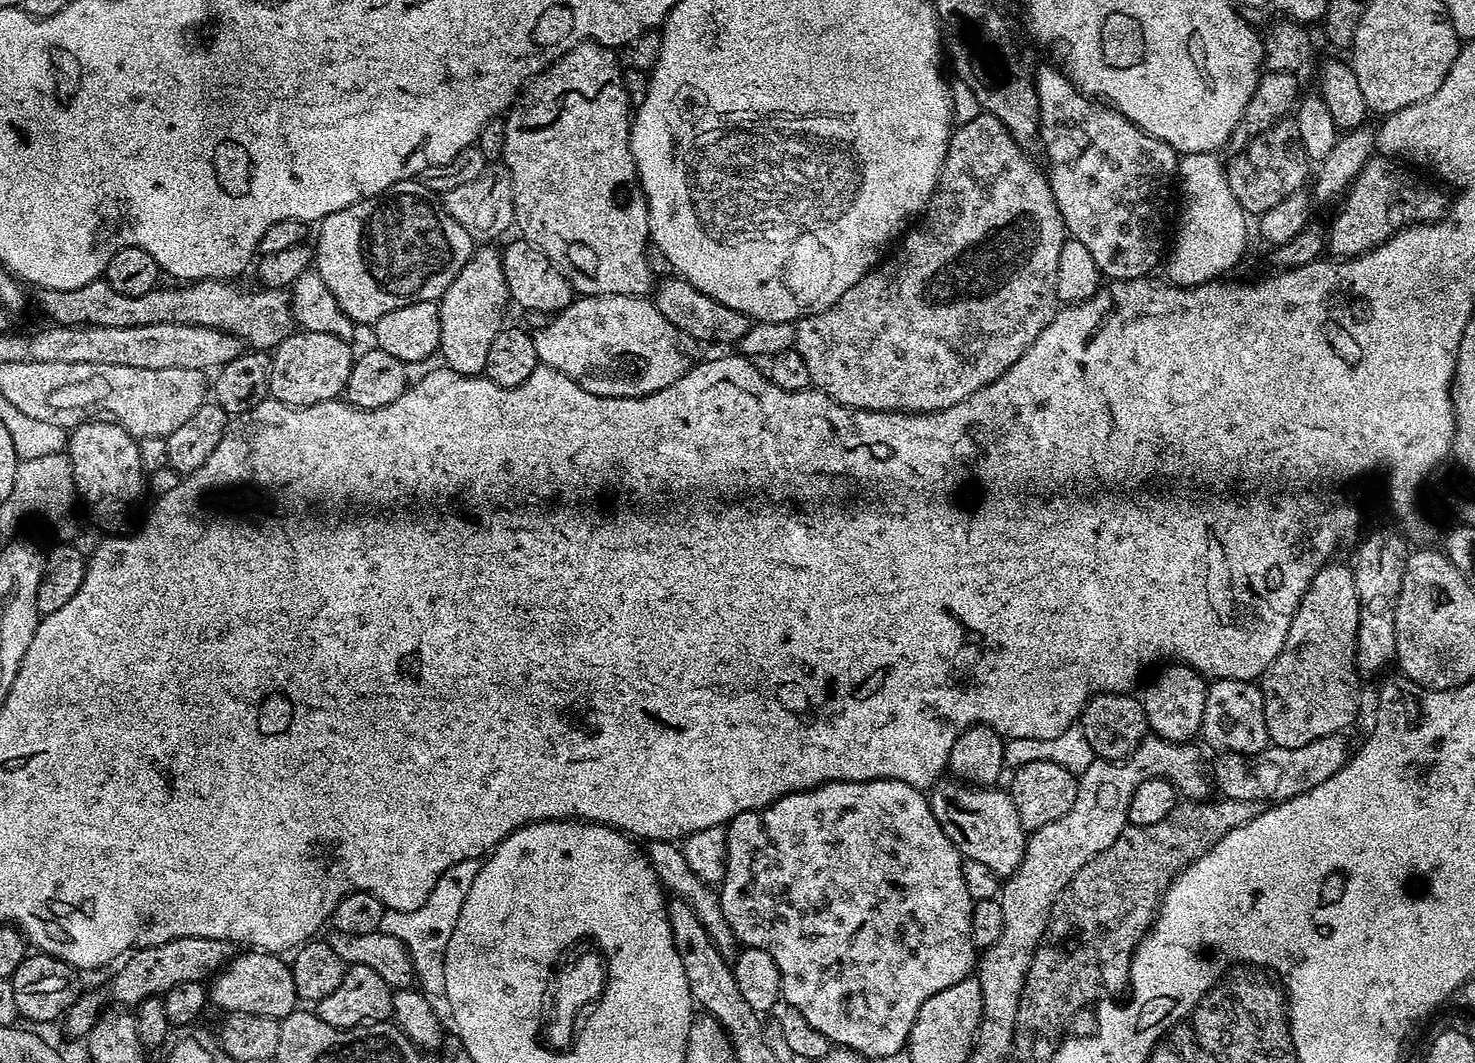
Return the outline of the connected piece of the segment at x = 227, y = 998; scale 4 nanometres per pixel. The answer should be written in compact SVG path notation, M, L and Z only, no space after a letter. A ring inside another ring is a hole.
M248 950L246 954L235 955L223 970L211 977L210 1000L225 1013L252 1013L284 1019L297 1009L299 996L294 986L291 965L279 955L263 950Z

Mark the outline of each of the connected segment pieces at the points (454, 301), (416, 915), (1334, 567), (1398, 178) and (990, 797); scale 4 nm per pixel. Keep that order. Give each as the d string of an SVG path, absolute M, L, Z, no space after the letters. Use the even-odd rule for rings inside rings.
M480 246L462 266L458 278L450 284L450 290L438 302L440 306L440 355L447 367L463 376L479 376L490 358L490 346L494 338L505 327L504 307L510 304L510 295L504 257L496 246Z
M448 870L442 874L442 878L438 878L434 890L430 890L426 902L422 902L418 910L385 911L380 923L381 932L400 939L407 947L411 967L416 967L417 982L415 983L419 991L429 998L444 996L446 990L444 959L446 958L446 946L450 942L450 934L454 934L454 926L458 926L458 916L452 916L452 872Z
M1329 562L1318 570L1290 622L1282 650L1258 680L1264 699L1268 738L1278 748L1306 746L1306 742L1314 742L1314 738L1335 736L1348 730L1344 728L1356 720L1356 676L1352 673L1352 664L1354 668L1358 660L1356 635L1360 625L1360 599L1354 586L1352 568L1336 563Z
M1373 155L1352 181L1343 197L1345 200L1340 213L1332 220L1332 229L1329 227L1326 232L1326 248L1333 257L1361 256L1371 248L1384 244L1395 232L1401 232L1413 224L1426 224L1441 219L1447 213L1449 197L1444 197L1436 188L1427 188L1411 180L1392 164L1395 163L1383 155Z
M941 778L930 788L930 803L937 820L949 829L960 828L964 835L962 852L969 861L977 860L999 878L1013 876L1024 861L1026 829L1011 795L999 792L996 786L969 786L959 779L948 779Z

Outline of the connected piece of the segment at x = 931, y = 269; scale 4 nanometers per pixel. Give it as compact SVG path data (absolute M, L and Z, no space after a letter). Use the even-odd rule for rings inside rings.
M981 114L970 122L960 124L952 133L948 141L948 157L940 171L940 182L936 192L929 200L926 211L917 228L909 227L903 237L904 245L896 252L892 265L881 263L867 272L857 284L838 302L829 308L817 310L812 316L803 316L795 321L796 326L796 352L806 358L806 370L810 370L811 387L825 392L839 404L848 408L861 408L867 412L936 412L942 408L949 408L958 402L968 400L970 394L982 390L990 382L997 380L1050 326L1056 317L1058 301L1056 298L1056 279L1058 278L1058 254L1062 254L1062 246L1066 239L1064 219L1056 205L1052 193L1052 184L1047 175L1032 161L1033 157L1023 152L1014 142L1010 130L998 122L998 118Z

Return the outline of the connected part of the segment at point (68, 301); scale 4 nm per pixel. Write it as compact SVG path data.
M101 278L98 280L91 280L86 286L75 288L69 292L53 292L51 290L44 290L39 293L40 300L46 311L53 316L53 321L56 324L97 324L98 326L142 326L143 324L157 324L158 322L168 322L170 324L197 324L198 326L206 326L207 328L217 328L223 332L232 332L239 336L243 341L248 343L248 340L253 349L256 350L274 350L278 345L285 340L286 337L291 336L294 331L294 317L292 314L292 306L290 303L290 296L287 291L281 289L270 289L261 287L260 292L255 292L252 288L239 288L236 282L229 282L227 279L222 280L198 280L189 283L187 286L176 286L180 288L164 288L165 286L157 286L152 291L142 294L141 296L127 296L126 294L118 294L118 290L114 290L108 285L107 280Z

